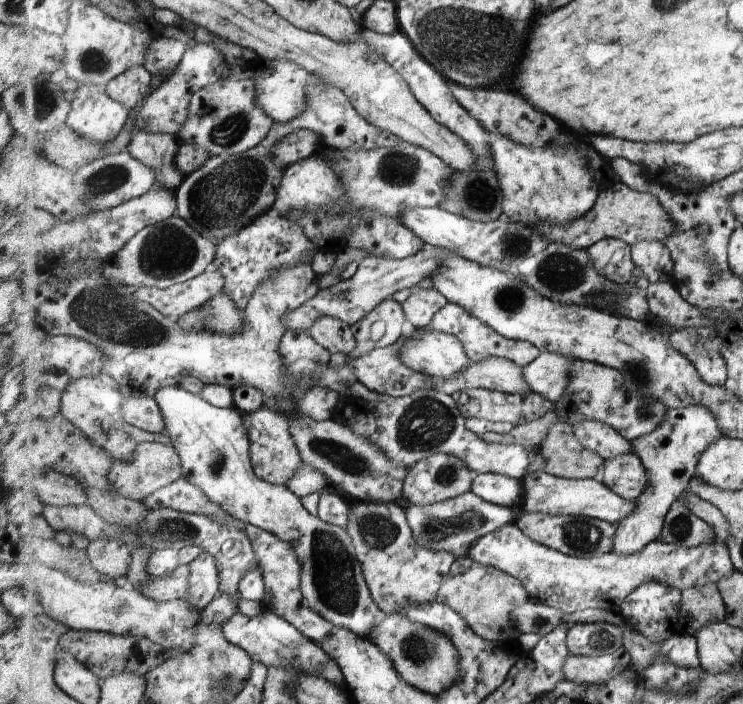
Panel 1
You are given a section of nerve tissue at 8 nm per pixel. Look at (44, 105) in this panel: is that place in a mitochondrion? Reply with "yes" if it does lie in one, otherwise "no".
yes

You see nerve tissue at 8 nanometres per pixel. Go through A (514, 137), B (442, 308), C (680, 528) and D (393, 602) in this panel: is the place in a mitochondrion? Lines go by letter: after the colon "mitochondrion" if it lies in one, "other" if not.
A: other
B: other
C: mitochondrion
D: other

